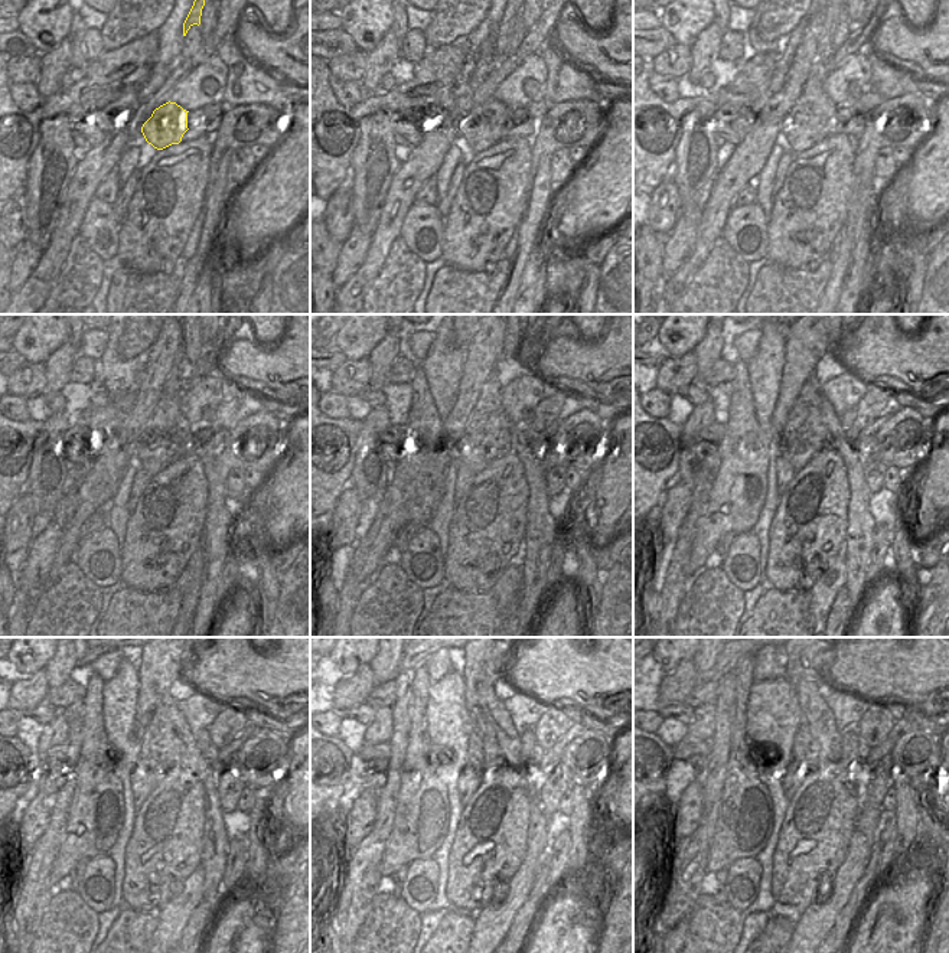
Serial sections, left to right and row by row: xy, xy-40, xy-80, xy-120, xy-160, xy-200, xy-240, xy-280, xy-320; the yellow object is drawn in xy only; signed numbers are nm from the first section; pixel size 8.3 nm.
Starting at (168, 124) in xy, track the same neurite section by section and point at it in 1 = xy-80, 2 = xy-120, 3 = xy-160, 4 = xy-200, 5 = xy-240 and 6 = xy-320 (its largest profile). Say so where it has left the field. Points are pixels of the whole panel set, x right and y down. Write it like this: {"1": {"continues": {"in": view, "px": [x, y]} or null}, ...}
{"1": {"continues": {"in": "xy-80", "px": [814, 117]}}, "2": {"continues": {"in": "xy-120", "px": [169, 436]}}, "3": {"continues": {"in": "xy-160", "px": [488, 436]}}, "4": {"continues": {"in": "xy-200", "px": [805, 434]}}, "5": {"continues": {"in": "xy-240", "px": [159, 754]}}, "6": {"continues": {"in": "xy-320", "px": [805, 747]}}}

